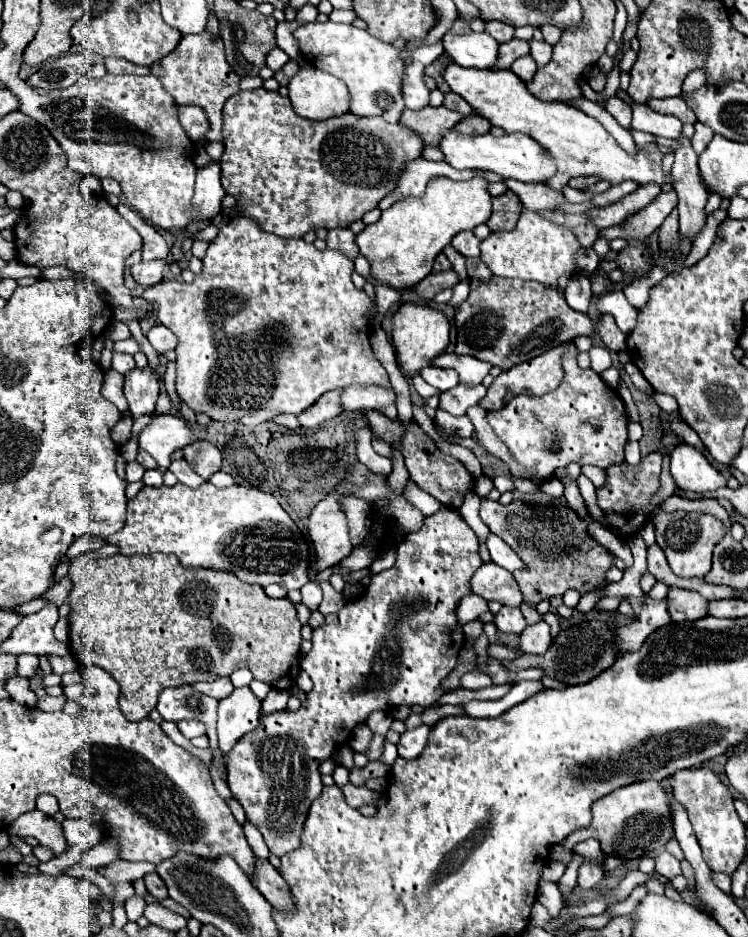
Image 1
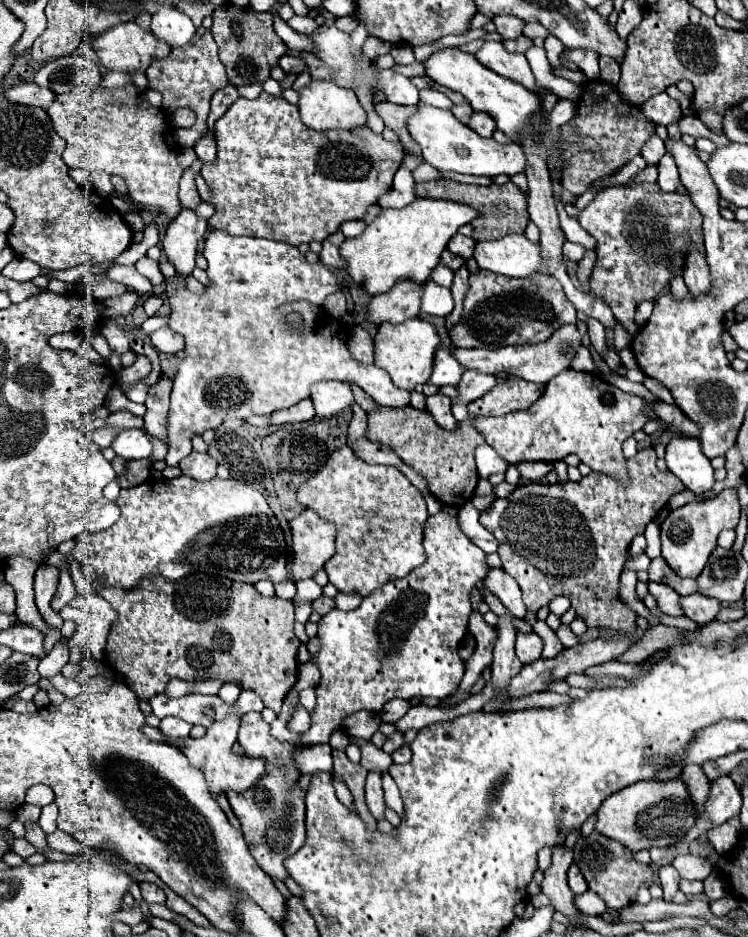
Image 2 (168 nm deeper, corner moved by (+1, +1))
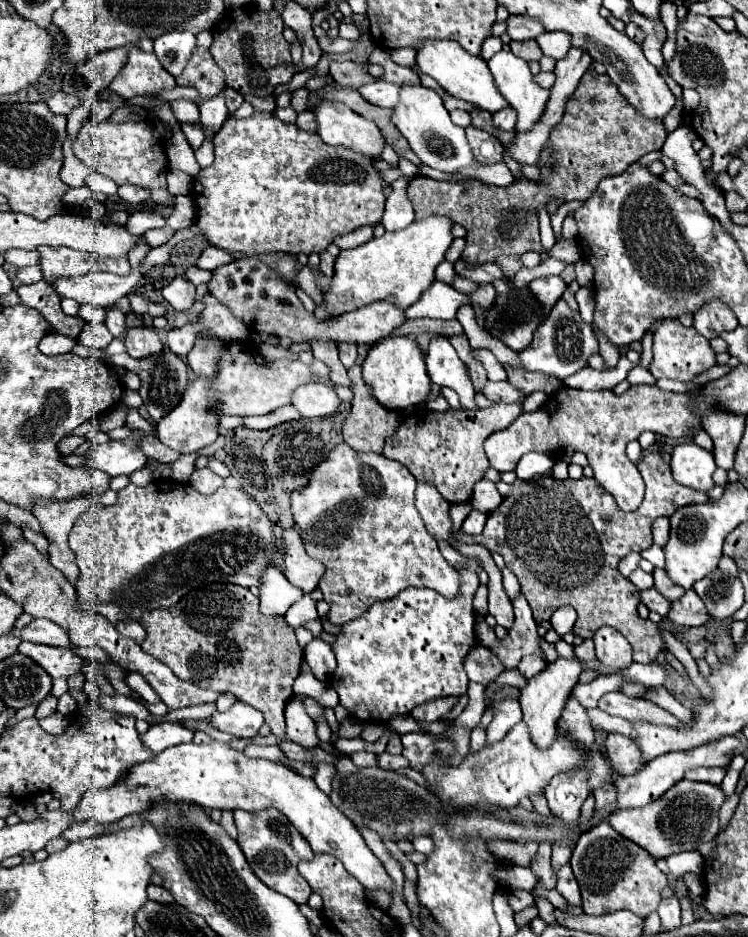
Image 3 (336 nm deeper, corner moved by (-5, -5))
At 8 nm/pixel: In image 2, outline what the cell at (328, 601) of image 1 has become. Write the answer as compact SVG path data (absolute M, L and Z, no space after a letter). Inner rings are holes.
M319 597L313 601L313 611L319 615L327 615L331 609L335 609L335 603L331 597Z

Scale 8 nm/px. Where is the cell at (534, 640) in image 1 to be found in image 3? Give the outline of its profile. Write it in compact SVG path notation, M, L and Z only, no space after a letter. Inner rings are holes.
M527 655L527 657L523 657L519 661L519 667L517 669L523 673L525 679L531 679L535 673L543 671L545 667L547 667L547 661L543 657L539 657L539 655Z

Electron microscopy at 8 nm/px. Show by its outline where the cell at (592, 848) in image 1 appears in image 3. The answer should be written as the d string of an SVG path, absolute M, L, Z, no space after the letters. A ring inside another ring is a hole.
M599 823L585 831L575 849L571 863L575 879L581 887L583 911L587 915L605 915L621 909L629 909L641 917L647 917L657 909L661 891L667 887L667 875L661 873L645 849L633 841L621 837L609 823Z

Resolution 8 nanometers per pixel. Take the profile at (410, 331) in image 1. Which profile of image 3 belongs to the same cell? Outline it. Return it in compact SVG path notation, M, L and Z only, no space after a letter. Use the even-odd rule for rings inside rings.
M409 335L405 337L387 337L375 343L363 363L363 379L371 385L375 399L387 409L405 409L427 399L431 393L431 379L425 367L425 353L417 341Z

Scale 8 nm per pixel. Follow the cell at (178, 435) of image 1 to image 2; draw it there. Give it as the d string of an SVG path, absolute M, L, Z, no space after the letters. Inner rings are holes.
M127 429L127 431L121 431L113 439L111 449L115 451L117 457L121 457L125 461L147 459L153 453L153 445L151 445L151 441L149 441L149 437L145 435L143 429Z

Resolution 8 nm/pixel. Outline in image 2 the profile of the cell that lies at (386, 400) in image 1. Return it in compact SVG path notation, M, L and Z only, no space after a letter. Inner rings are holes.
M321 381L311 385L309 399L319 417L331 417L353 403L353 393L343 381Z

